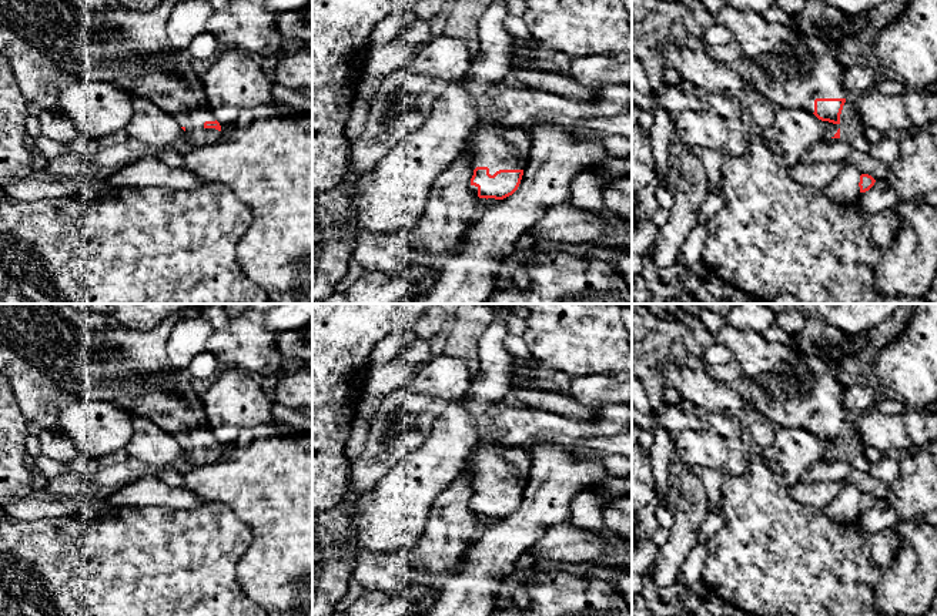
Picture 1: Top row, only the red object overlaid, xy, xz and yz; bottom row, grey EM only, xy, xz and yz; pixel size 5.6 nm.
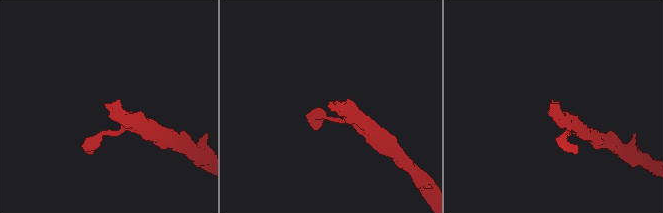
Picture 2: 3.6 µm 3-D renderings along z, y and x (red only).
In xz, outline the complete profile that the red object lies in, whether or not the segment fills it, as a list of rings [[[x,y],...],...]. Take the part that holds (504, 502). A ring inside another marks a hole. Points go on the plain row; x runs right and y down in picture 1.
[[[479,441],[465,468],[473,489],[471,509],[486,519],[512,515],[521,503],[529,471],[529,451]]]

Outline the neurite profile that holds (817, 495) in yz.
[[[853,469],[851,473],[840,482],[804,483],[799,481],[787,489],[787,492],[797,503],[823,510],[846,483],[853,483],[861,493],[869,493],[874,499],[883,499],[887,491],[887,483],[874,478],[870,472]]]

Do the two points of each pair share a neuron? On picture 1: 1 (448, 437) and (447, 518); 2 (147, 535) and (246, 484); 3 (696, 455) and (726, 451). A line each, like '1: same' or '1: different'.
1: different
2: different
3: same

